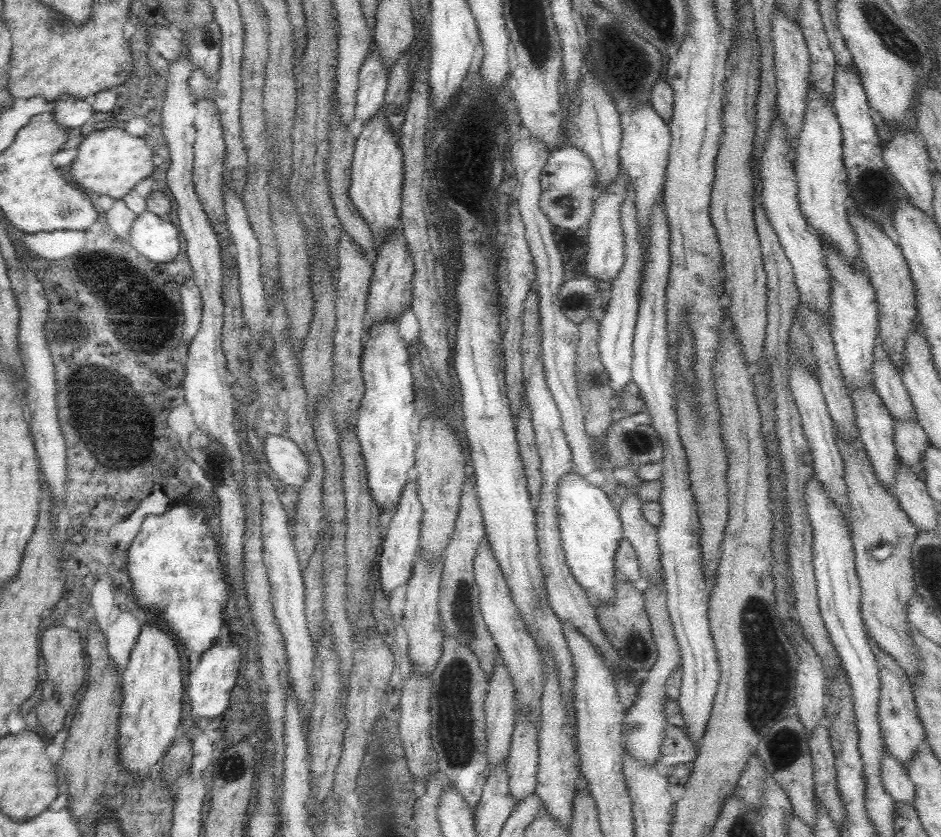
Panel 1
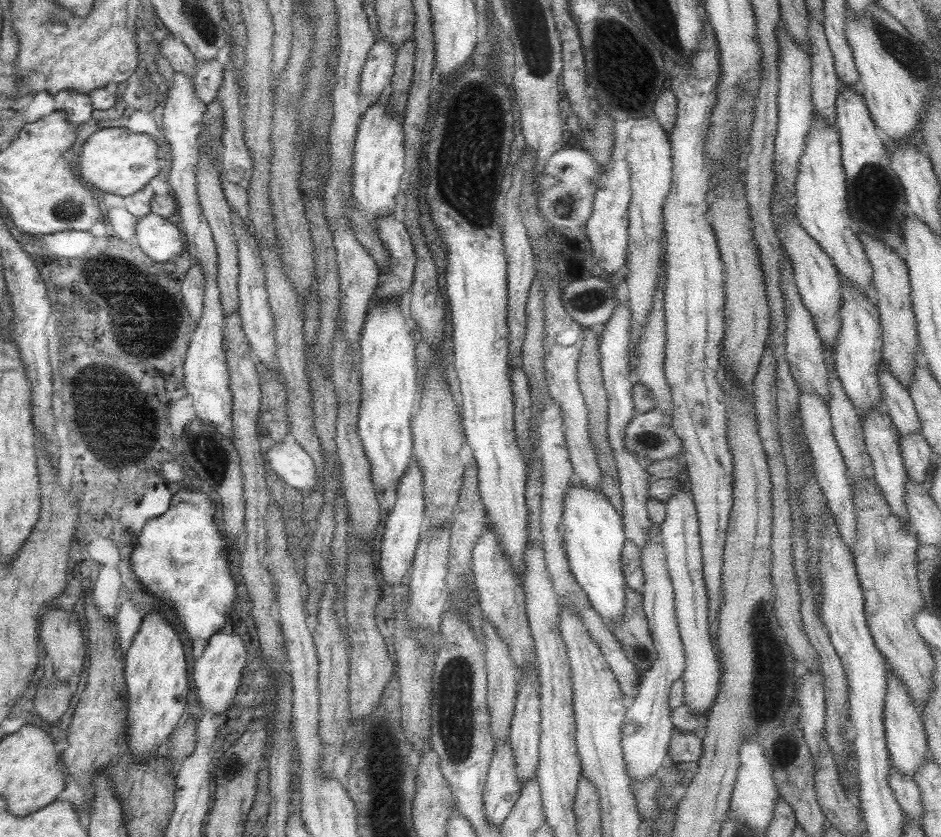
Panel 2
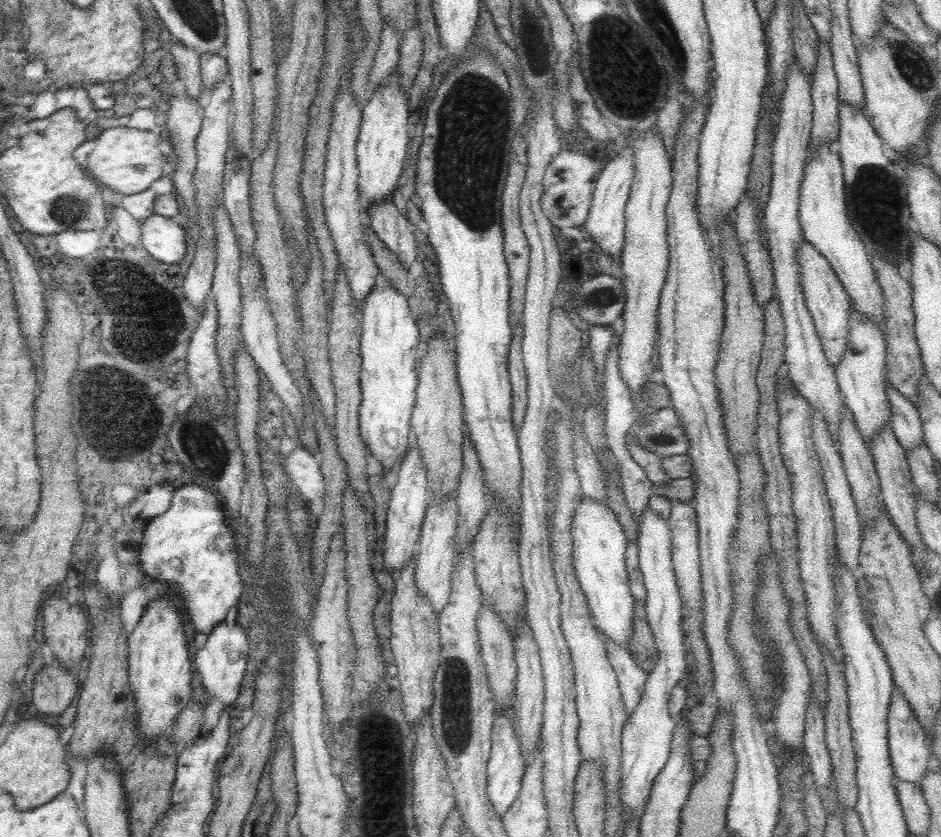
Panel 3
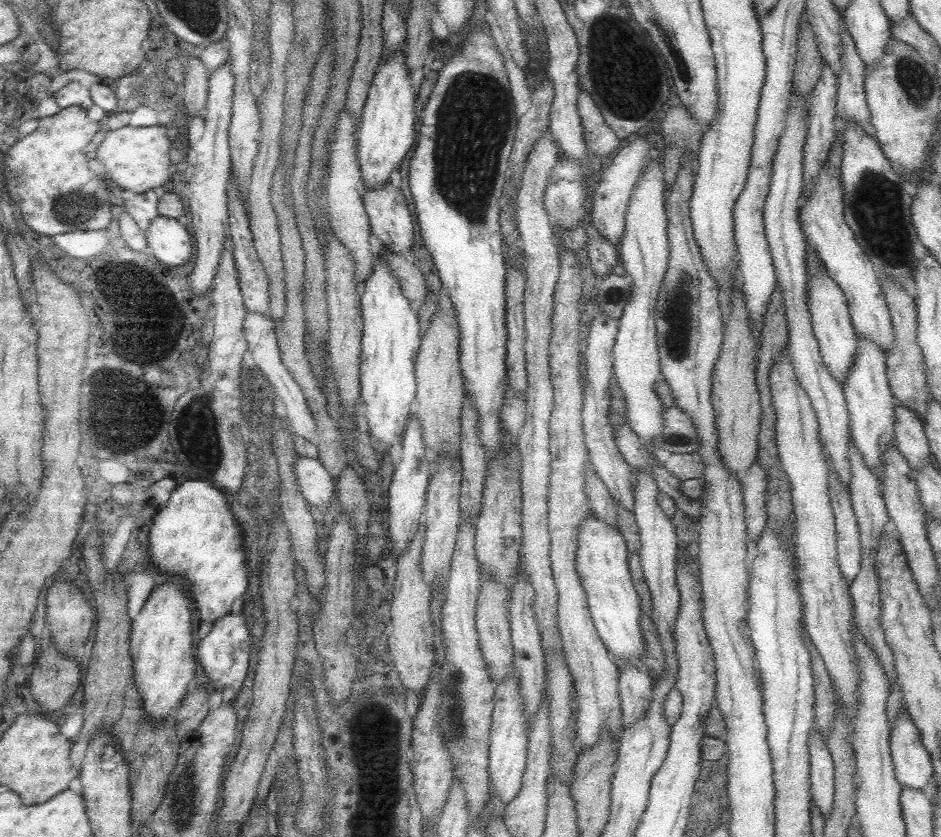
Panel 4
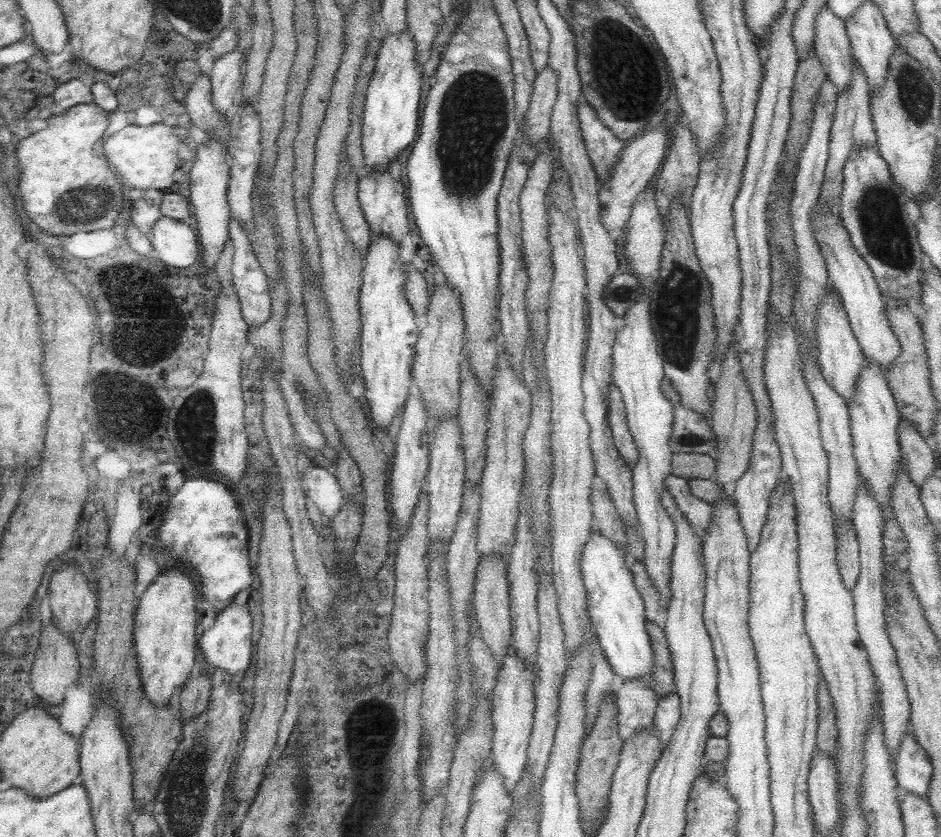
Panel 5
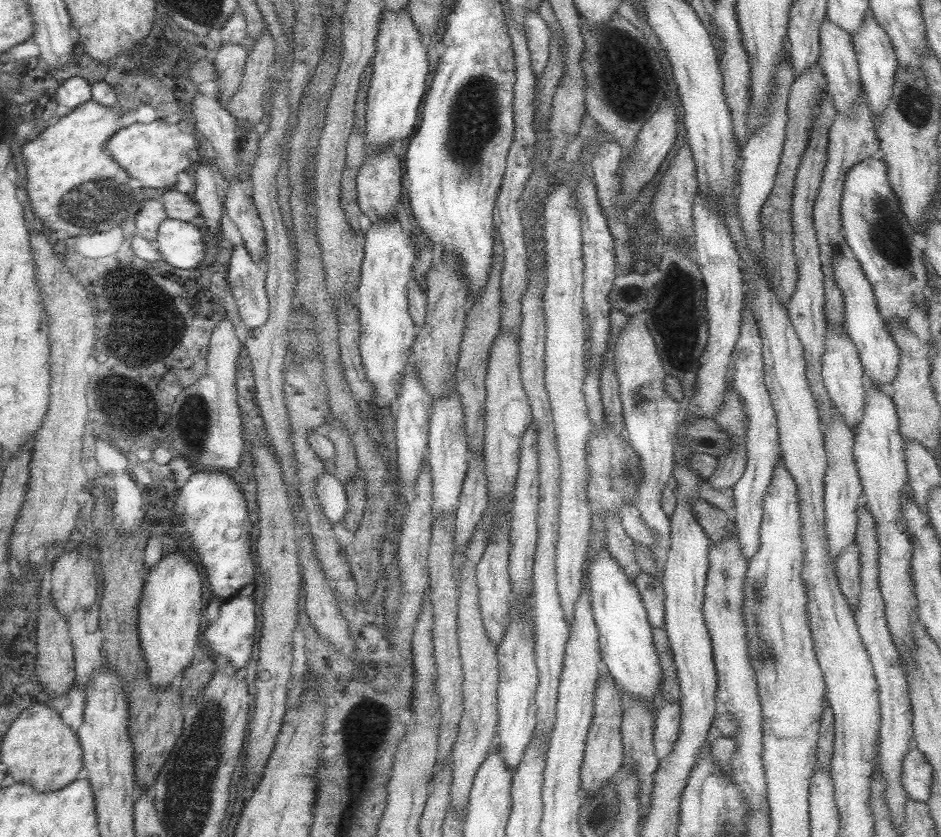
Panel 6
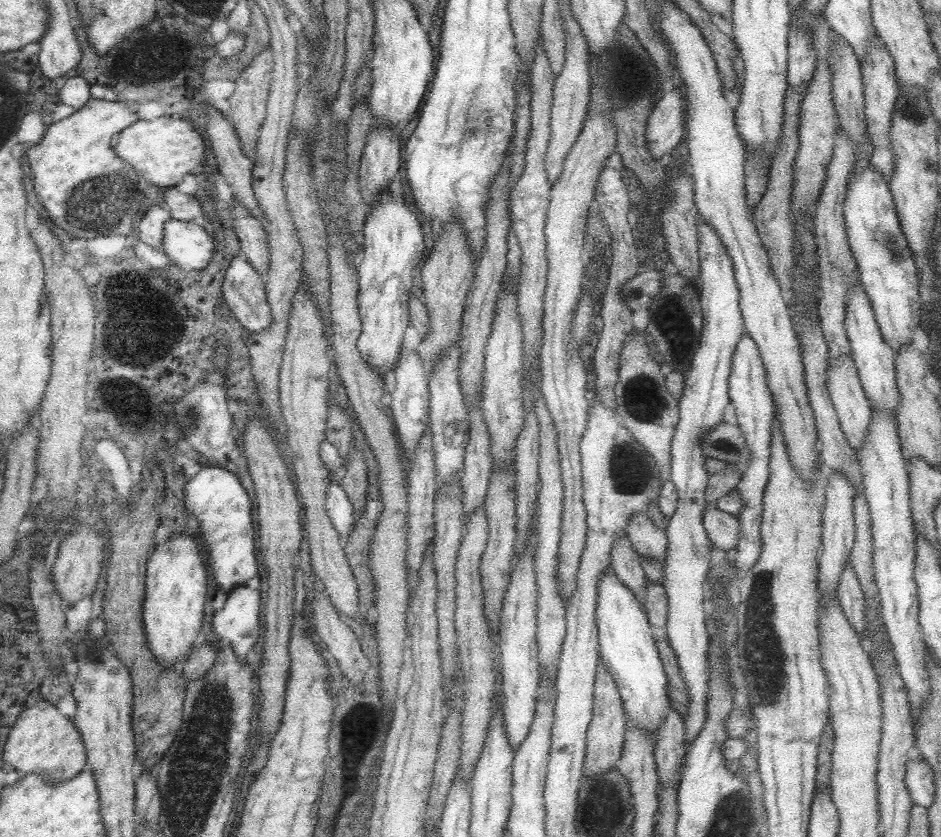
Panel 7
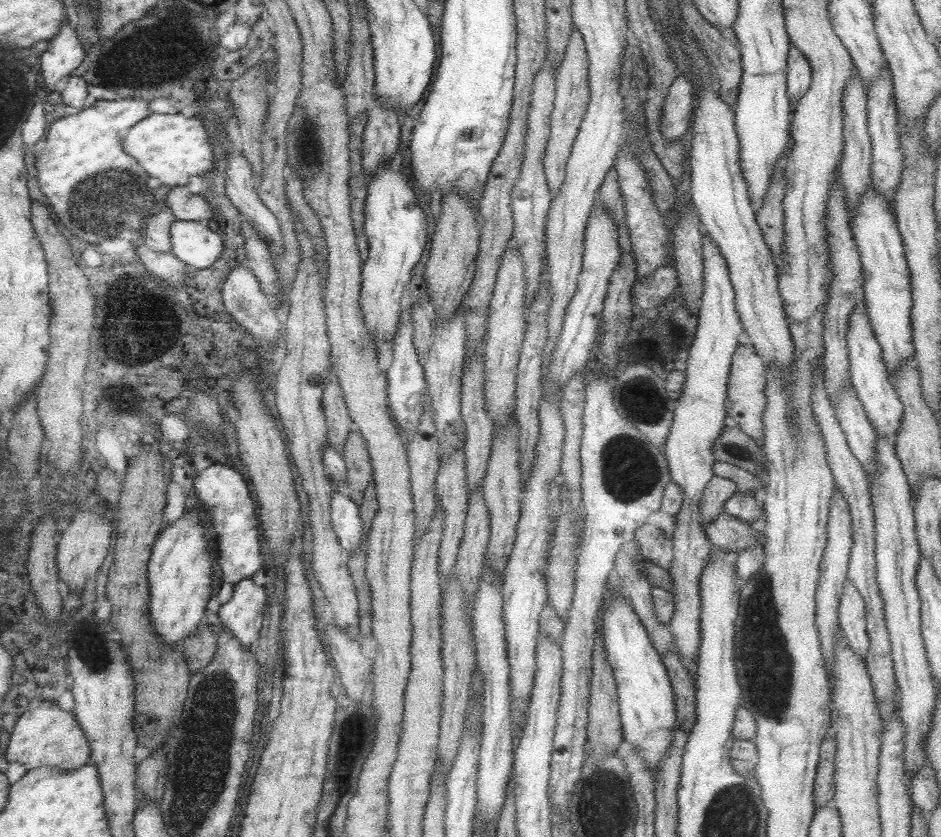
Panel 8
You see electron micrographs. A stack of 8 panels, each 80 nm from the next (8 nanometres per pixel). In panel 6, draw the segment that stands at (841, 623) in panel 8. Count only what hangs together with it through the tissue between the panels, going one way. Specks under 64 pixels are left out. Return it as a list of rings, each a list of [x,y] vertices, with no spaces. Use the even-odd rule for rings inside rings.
[[[850,542],[841,549],[841,552],[834,560],[834,575],[837,579],[837,588],[841,592],[841,596],[847,600],[849,608],[854,614],[855,604],[857,604],[857,596],[859,596],[859,561],[858,548],[854,542]]]

